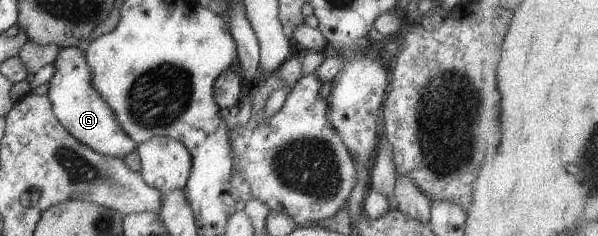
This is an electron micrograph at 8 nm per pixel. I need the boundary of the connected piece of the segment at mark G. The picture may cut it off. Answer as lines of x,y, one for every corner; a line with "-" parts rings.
83,47
63,48
58,51
57,58
52,64
55,66
53,72
55,76
51,76
46,94
51,102
52,114
61,127
79,144
87,146
89,150
101,156
122,159
129,152
135,151
137,144
121,130
113,112
101,100
101,96
91,88
89,68
85,64
84,55

